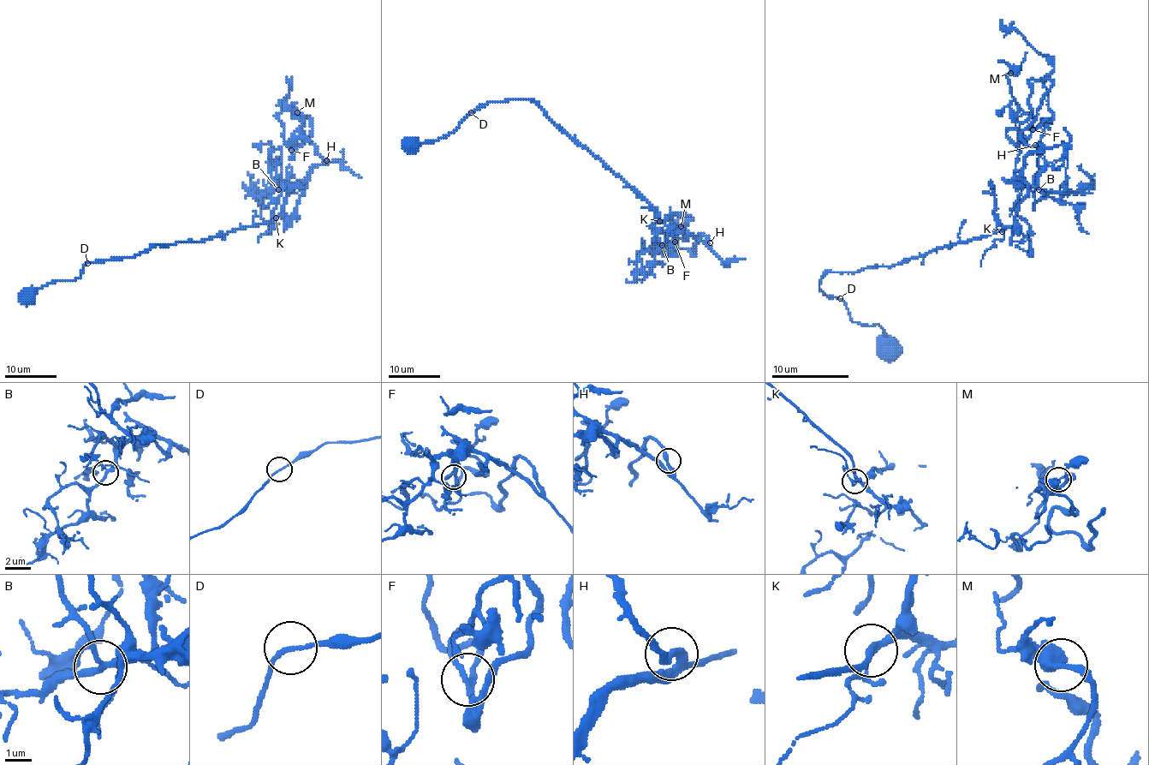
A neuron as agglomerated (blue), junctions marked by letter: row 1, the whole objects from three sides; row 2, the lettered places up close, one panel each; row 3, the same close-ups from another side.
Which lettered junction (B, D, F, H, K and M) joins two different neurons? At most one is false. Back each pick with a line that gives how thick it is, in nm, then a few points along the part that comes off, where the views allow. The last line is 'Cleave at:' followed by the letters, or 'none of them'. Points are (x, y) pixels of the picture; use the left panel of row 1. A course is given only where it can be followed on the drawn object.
Cleave at: none of them

